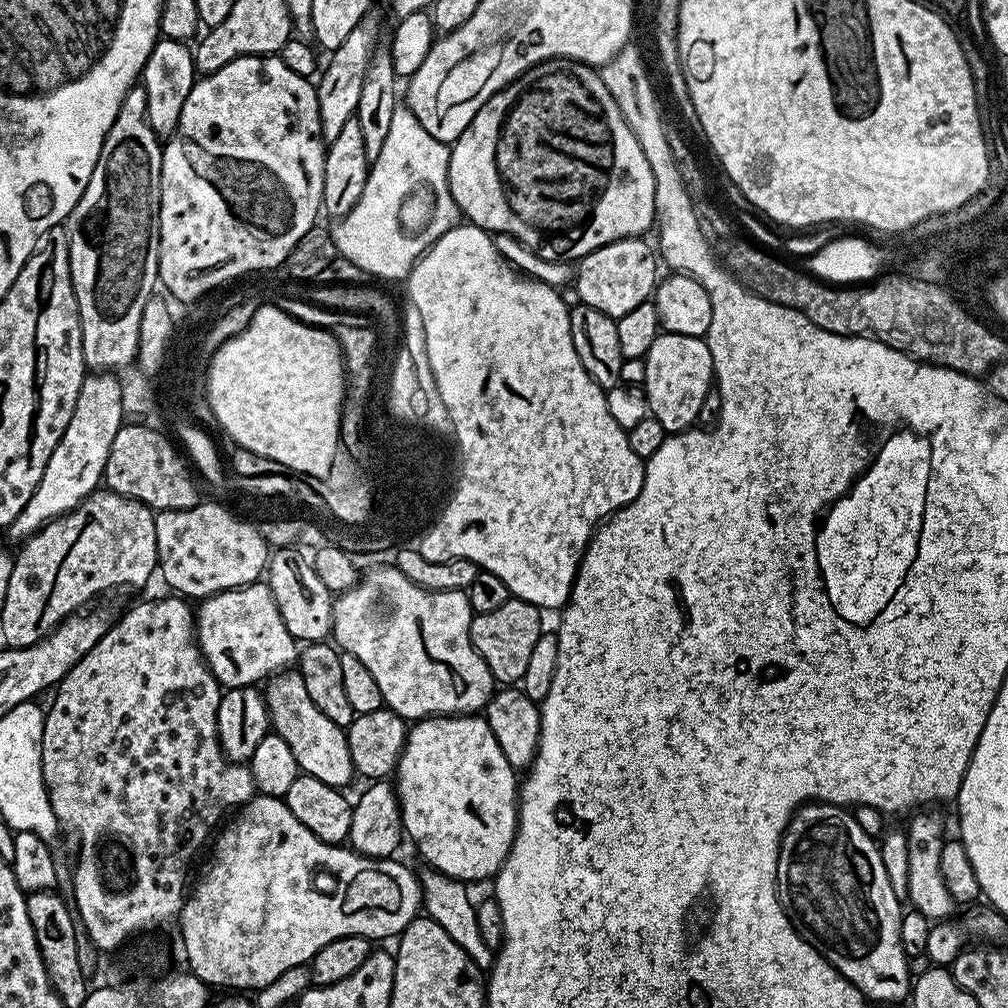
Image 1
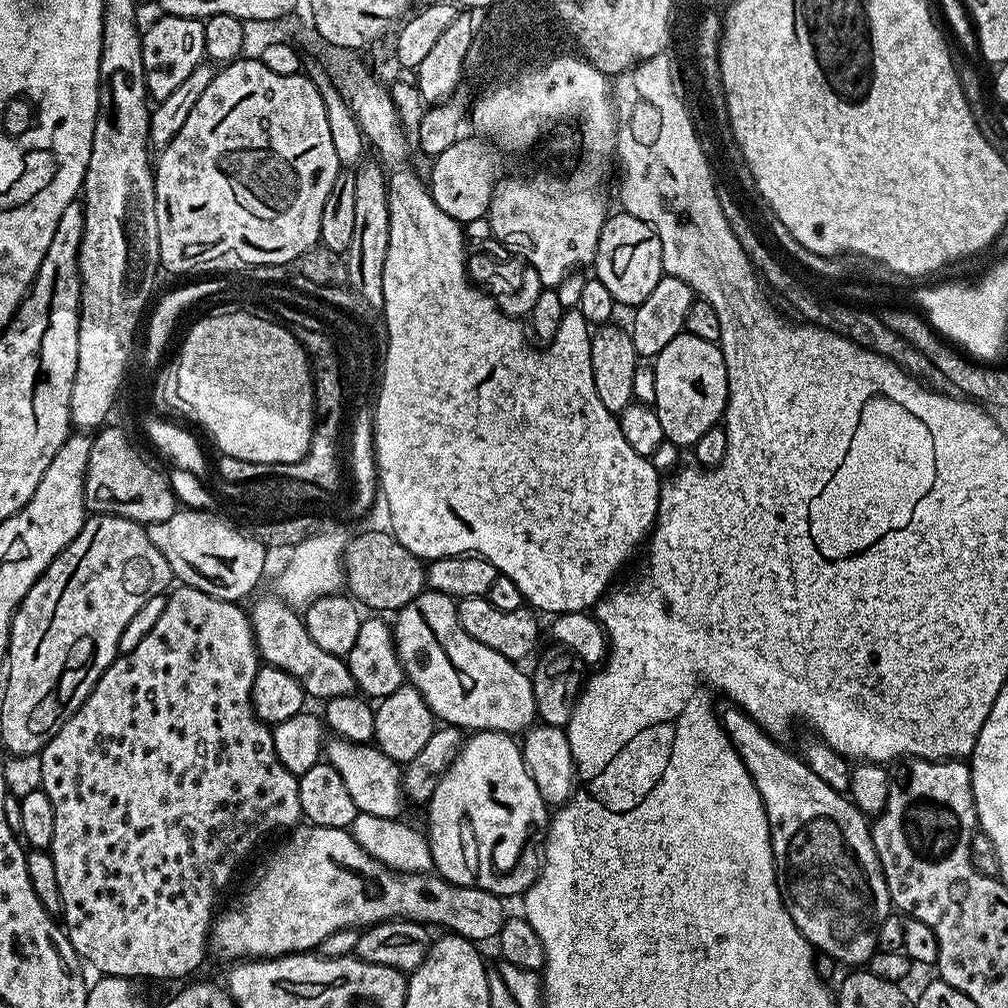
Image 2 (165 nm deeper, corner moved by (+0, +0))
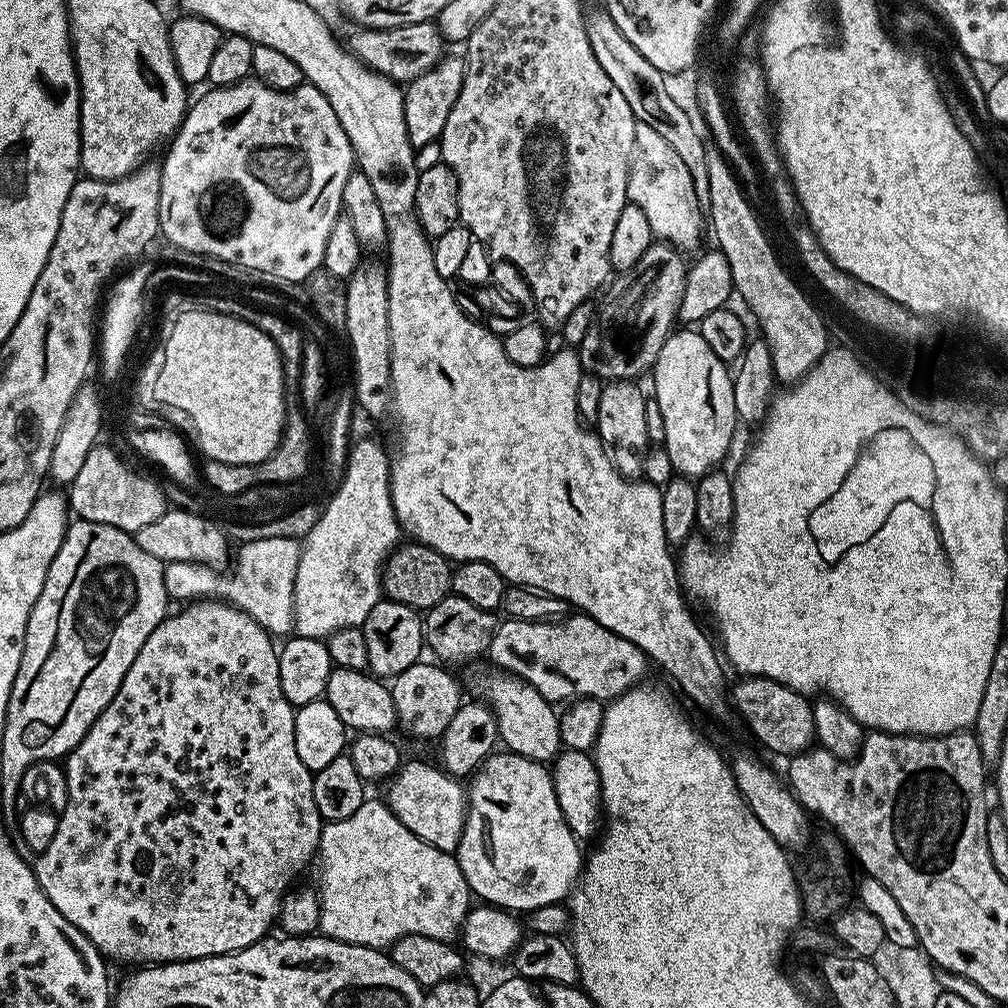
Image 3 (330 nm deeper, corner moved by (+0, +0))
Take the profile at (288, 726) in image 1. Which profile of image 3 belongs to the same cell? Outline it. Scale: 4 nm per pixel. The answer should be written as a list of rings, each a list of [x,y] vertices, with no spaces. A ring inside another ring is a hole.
[[[424,760],[401,763],[399,772],[387,781],[386,803],[404,823],[406,830],[410,830],[410,834],[418,834],[422,842],[430,842],[430,846],[438,850],[455,853],[460,845],[464,819],[468,813],[466,788],[457,777],[451,776],[435,763],[432,764]]]

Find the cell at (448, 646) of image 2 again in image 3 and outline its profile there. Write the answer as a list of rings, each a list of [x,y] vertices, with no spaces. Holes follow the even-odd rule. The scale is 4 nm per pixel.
[[[495,674],[484,684],[484,696],[492,713],[496,715],[500,740],[503,747],[510,752],[517,752],[531,760],[551,762],[560,755],[560,718],[553,701],[542,698],[534,686],[524,683],[511,674]]]

